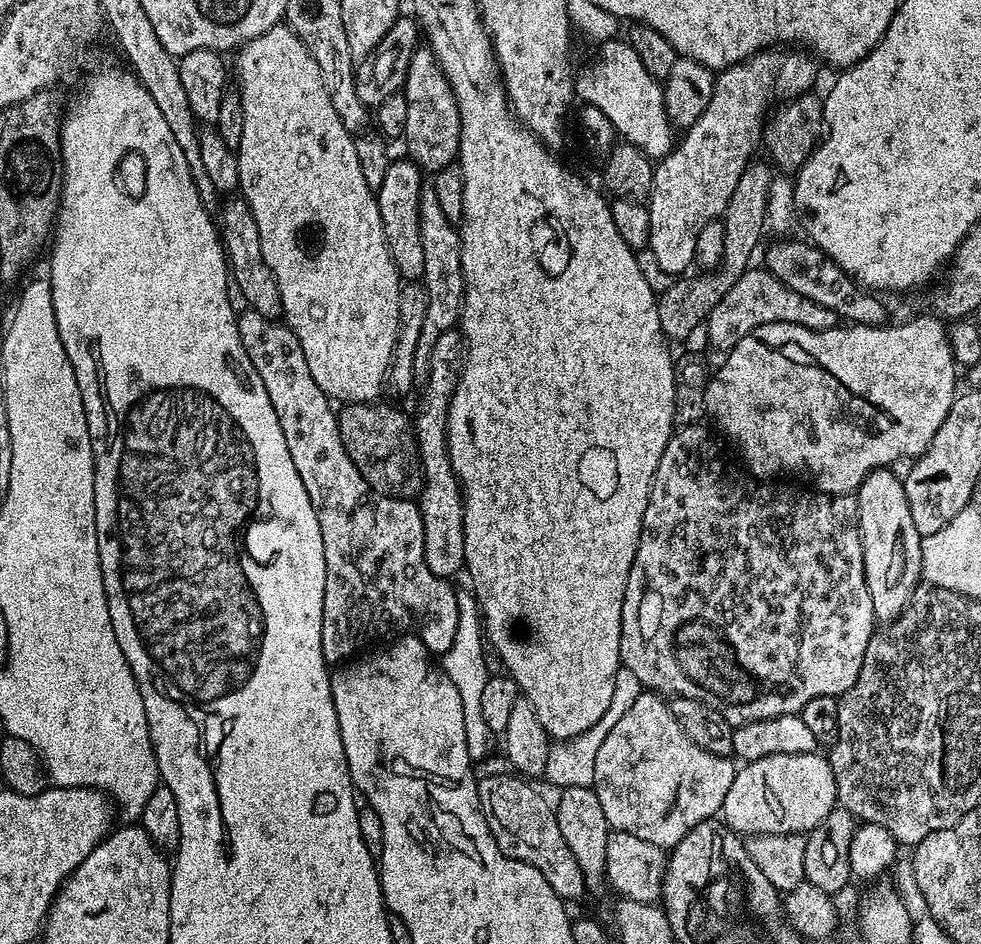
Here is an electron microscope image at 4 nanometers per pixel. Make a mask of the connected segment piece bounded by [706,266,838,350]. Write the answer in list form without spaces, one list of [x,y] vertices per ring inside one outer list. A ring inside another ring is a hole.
[[[752,266],[742,273],[734,286],[730,286],[730,290],[726,290],[722,302],[712,306],[706,321],[708,340],[714,347],[727,350],[742,342],[742,338],[746,338],[750,330],[758,330],[758,326],[774,322],[806,326],[810,330],[826,330],[837,327],[838,317],[834,310],[826,310],[826,306],[818,306],[818,302],[810,302],[810,298],[797,294],[782,282],[778,282],[778,278],[774,278],[774,274],[770,274],[763,267]]]

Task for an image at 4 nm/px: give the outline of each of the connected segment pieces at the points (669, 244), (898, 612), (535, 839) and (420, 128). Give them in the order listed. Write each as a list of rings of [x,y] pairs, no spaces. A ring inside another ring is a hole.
[[[777,46],[756,52],[750,58],[723,69],[716,76],[714,94],[710,94],[710,106],[702,110],[702,118],[698,118],[694,126],[687,128],[681,135],[684,137],[675,141],[672,151],[653,167],[652,195],[646,201],[650,214],[648,248],[652,250],[662,272],[668,273],[672,278],[687,273],[691,269],[688,267],[693,267],[698,234],[702,231],[702,226],[706,226],[706,222],[723,217],[730,202],[730,194],[734,194],[735,188],[738,187],[738,178],[742,178],[748,165],[753,163],[755,156],[752,155],[759,148],[761,151],[766,117],[770,112],[768,104],[795,100],[796,97],[813,91],[817,61],[807,51],[791,52],[790,49],[788,46]]]
[[[891,467],[875,468],[869,473],[861,482],[855,497],[858,502],[864,573],[866,586],[870,590],[870,602],[874,602],[877,621],[891,622],[903,614],[916,585],[921,583],[922,537],[914,526],[914,518],[910,518],[904,482],[895,477]]]
[[[516,774],[479,780],[476,789],[486,826],[490,826],[494,842],[507,856],[534,866],[561,900],[571,902],[575,896],[583,897],[586,892],[584,875],[574,854],[570,854],[570,846],[566,846],[566,838],[562,838],[562,830],[558,830],[553,805],[549,801],[547,804],[543,794],[535,792],[528,784],[531,783],[527,779]]]
[[[427,46],[417,47],[412,53],[408,77],[404,83],[404,134],[402,144],[407,159],[421,173],[435,174],[446,166],[457,163],[460,154],[460,115],[454,90],[436,60],[436,55]]]

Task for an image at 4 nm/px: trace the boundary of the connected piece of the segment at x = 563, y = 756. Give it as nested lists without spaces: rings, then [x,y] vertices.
[[[621,666],[614,678],[614,694],[610,698],[610,707],[606,710],[606,714],[602,714],[602,718],[598,718],[598,722],[594,722],[594,726],[590,726],[590,730],[586,730],[569,740],[553,743],[549,747],[543,779],[549,780],[554,786],[553,789],[556,790],[570,786],[592,787],[594,761],[598,758],[598,750],[602,746],[602,742],[606,742],[606,734],[610,734],[610,730],[614,730],[614,725],[623,718],[626,710],[630,710],[630,706],[634,706],[641,691],[642,686],[638,682],[638,677],[632,671]]]

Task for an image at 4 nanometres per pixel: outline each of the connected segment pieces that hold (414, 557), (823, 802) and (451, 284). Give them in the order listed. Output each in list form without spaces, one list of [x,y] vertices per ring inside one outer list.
[[[251,310],[241,311],[236,321],[242,347],[250,362],[254,362],[254,370],[258,370],[262,386],[266,386],[266,395],[270,398],[270,406],[274,406],[274,414],[278,414],[294,470],[298,470],[298,478],[302,478],[302,486],[306,486],[306,494],[310,494],[314,514],[318,514],[318,526],[322,530],[322,546],[326,554],[326,590],[322,602],[324,661],[329,666],[347,661],[355,648],[382,635],[387,628],[397,628],[397,633],[418,637],[428,647],[429,653],[444,653],[450,648],[450,642],[454,642],[454,630],[458,628],[457,589],[451,588],[448,585],[451,583],[445,577],[434,574],[430,566],[426,566],[424,527],[419,503],[415,499],[376,493],[362,478],[342,444],[337,409],[318,382],[314,382],[310,366],[306,363],[306,354],[302,354],[302,346],[287,324],[262,318],[262,314]]]
[[[819,751],[810,754],[770,754],[737,767],[734,782],[730,782],[730,791],[726,793],[722,820],[731,831],[745,837],[791,832],[807,834],[837,804],[834,770],[827,755]]]
[[[430,182],[425,183],[420,189],[418,214],[424,263],[422,283],[428,301],[426,319],[422,322],[422,334],[418,334],[418,346],[415,346],[413,378],[416,382],[422,382],[430,374],[430,350],[434,350],[434,342],[438,342],[438,338],[446,330],[457,327],[460,311],[464,305],[464,275],[460,229],[446,218],[442,206],[438,203],[438,197],[434,195],[434,186]]]

